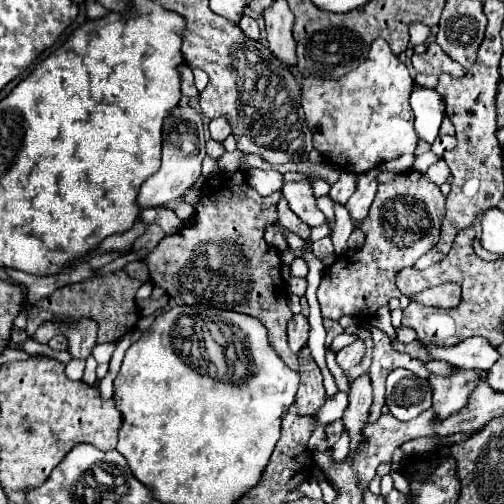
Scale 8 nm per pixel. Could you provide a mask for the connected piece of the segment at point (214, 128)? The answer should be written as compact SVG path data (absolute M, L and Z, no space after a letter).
M213 119L211 123L209 123L209 133L211 133L211 139L213 141L217 141L217 143L223 143L229 135L231 135L231 127L229 127L229 123L225 121L225 119Z

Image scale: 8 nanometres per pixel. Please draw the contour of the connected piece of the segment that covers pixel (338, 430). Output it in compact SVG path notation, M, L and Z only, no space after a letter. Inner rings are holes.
M341 419L329 423L329 427L327 427L327 441L329 441L329 445L333 445L341 437L341 433L343 433L343 421Z

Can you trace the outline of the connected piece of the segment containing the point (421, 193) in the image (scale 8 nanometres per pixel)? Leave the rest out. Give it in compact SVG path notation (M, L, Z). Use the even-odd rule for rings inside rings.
M407 171L389 183L381 183L369 215L361 225L367 235L365 245L357 251L345 251L323 271L323 279L317 289L321 315L331 321L339 321L343 315L371 319L379 307L389 303L389 299L401 297L395 287L395 275L401 269L411 267L425 251L429 251L429 247L437 243L443 217L445 197L427 173Z

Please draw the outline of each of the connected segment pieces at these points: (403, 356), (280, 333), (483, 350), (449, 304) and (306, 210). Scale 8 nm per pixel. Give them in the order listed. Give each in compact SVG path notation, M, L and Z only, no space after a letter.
M373 327L371 335L373 335L375 351L373 351L373 363L371 363L373 405L371 405L369 423L373 423L373 419L377 419L377 415L381 415L381 407L385 405L385 379L393 369L405 368L422 379L431 377L431 371L425 367L425 363L413 359L407 353L395 351L391 346L391 339L383 331Z
M219 171L213 177L205 179L201 191L201 203L195 209L195 223L185 225L183 231L177 231L173 235L167 235L161 239L161 243L151 251L151 255L145 259L151 281L165 289L165 293L177 303L177 305L197 305L205 303L219 309L233 309L237 313L251 315L259 319L267 331L269 331L269 343L275 347L279 357L289 367L299 367L297 355L287 345L287 321L293 317L291 309L287 307L287 283L281 277L281 259L279 251L265 243L263 233L267 225L277 223L277 203L281 195L259 195L247 181L247 175L241 171L227 173Z
M481 337L465 339L457 347L427 347L433 359L445 359L457 369L481 369L487 371L497 359L497 349Z
M444 283L416 294L413 299L428 307L450 309L461 300L461 287L455 283Z
M303 181L303 183L285 183L281 193L287 199L289 207L293 209L293 213L297 213L297 217L303 223L307 223L309 227L317 227L325 221L325 215L315 205L315 195L313 195L311 183L307 183L307 181Z

